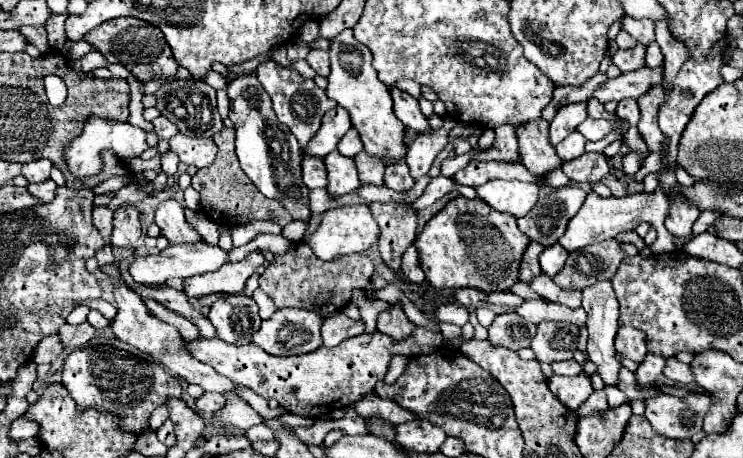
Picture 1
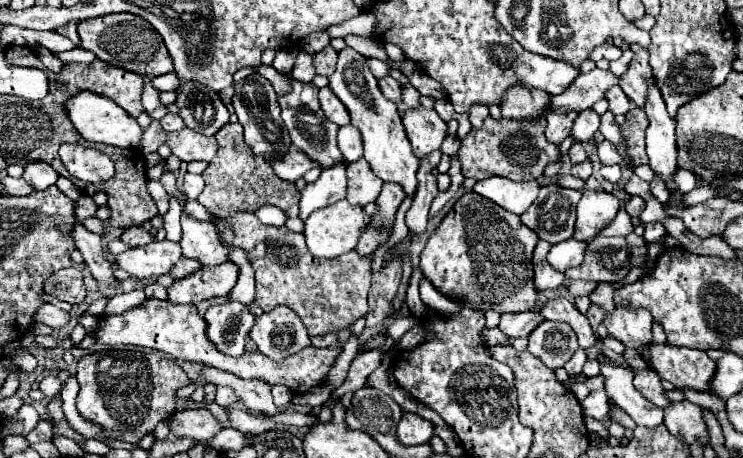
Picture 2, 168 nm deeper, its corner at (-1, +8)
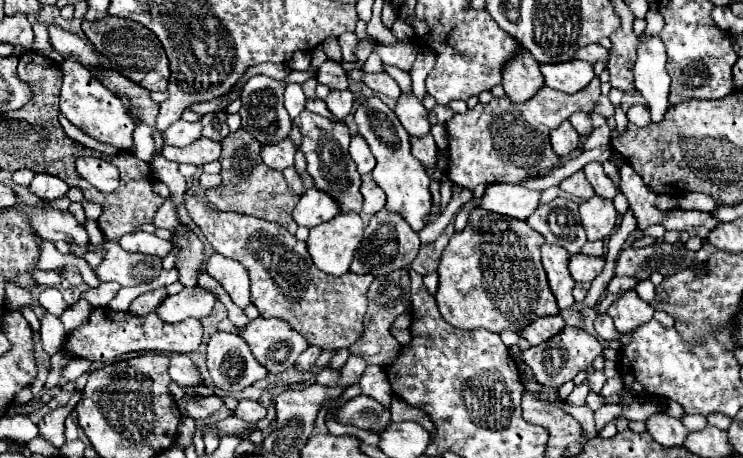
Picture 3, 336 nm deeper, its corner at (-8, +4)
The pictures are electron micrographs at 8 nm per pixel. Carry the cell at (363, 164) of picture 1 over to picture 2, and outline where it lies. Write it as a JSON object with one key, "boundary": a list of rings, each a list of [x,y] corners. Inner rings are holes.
{"boundary":[[[357,160],[347,166],[347,200],[351,204],[367,204],[377,200],[383,180],[375,176],[367,160]]]}

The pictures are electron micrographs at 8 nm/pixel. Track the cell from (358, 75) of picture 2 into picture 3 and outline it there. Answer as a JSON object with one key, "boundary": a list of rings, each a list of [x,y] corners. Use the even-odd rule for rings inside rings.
{"boundary":[[[368,96],[364,102],[356,104],[356,114],[354,114],[358,134],[366,140],[370,146],[370,152],[376,158],[376,168],[372,172],[374,182],[386,192],[386,210],[400,214],[414,232],[420,232],[430,220],[428,216],[432,214],[432,196],[430,196],[430,178],[424,172],[424,166],[410,154],[410,142],[408,142],[408,132],[404,132],[404,126],[400,120],[396,120],[396,114],[376,96]]]}

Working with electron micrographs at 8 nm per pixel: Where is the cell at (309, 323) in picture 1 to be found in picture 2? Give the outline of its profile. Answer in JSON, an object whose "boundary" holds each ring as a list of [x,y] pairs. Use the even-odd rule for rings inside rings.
{"boundary":[[[277,306],[271,312],[261,314],[255,320],[249,338],[273,360],[283,360],[285,356],[291,356],[311,344],[305,324],[297,312],[287,306]]]}

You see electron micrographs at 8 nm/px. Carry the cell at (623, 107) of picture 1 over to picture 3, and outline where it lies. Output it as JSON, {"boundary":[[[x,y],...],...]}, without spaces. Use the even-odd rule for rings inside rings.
{"boundary":[[[600,96],[600,100],[598,100],[596,106],[594,106],[594,112],[600,114],[600,116],[604,116],[604,118],[614,116],[614,106],[612,106],[610,98],[608,98],[608,96]]]}

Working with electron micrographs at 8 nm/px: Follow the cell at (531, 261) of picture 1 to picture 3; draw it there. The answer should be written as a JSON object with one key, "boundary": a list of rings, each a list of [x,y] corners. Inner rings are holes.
{"boundary":[[[544,242],[540,246],[540,252],[542,252],[542,264],[544,264],[544,270],[548,274],[548,282],[550,282],[550,290],[554,292],[556,300],[558,300],[558,308],[560,310],[566,310],[574,304],[574,298],[572,298],[572,288],[574,288],[574,280],[568,272],[568,260],[570,260],[570,254],[556,246],[556,244],[548,244]]]}

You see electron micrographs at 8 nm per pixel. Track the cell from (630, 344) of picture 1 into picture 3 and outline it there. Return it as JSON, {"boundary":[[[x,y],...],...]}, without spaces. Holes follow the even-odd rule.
{"boundary":[[[628,290],[622,292],[622,296],[608,308],[608,314],[612,316],[618,332],[632,332],[632,328],[638,328],[652,318],[654,308],[648,302],[642,302],[636,290]]]}

